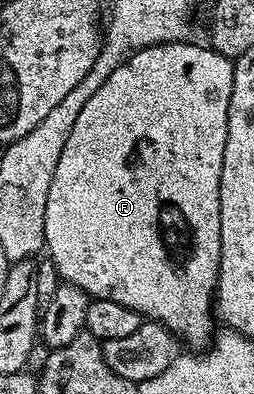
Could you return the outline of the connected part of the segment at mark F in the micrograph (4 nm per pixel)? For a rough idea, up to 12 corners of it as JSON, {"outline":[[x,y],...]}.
{"outline":[[132,53],[47,192],[60,279],[214,339],[234,61]]}

